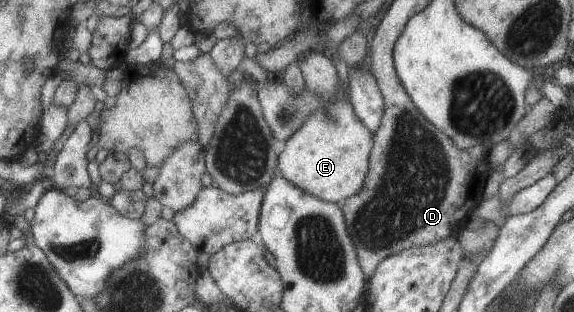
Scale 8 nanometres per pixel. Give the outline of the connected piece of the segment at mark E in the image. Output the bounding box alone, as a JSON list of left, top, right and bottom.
[277,97,372,204]

